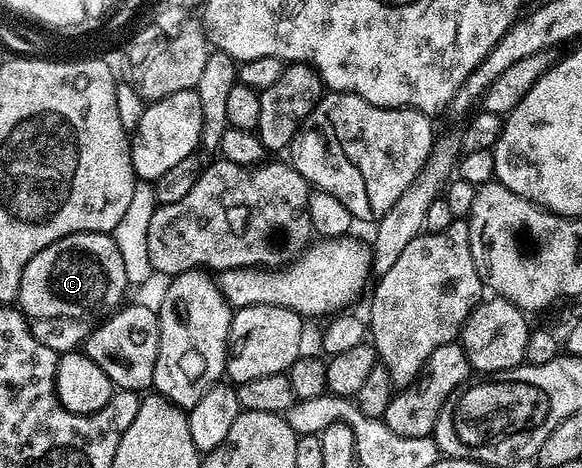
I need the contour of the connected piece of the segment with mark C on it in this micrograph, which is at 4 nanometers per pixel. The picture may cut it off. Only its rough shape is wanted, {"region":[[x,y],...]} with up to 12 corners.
{"region":[[72,233],[23,267],[26,318],[84,318],[127,288],[107,233]]}

